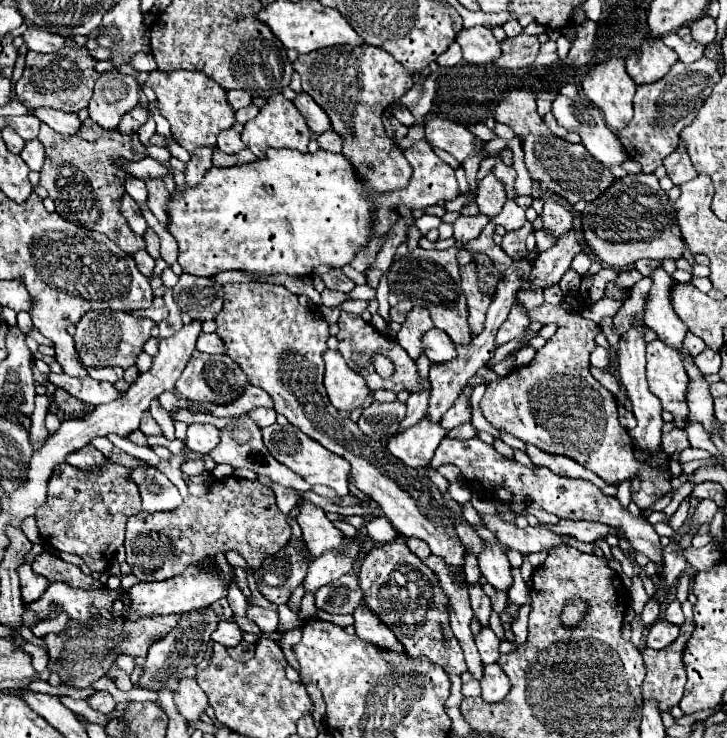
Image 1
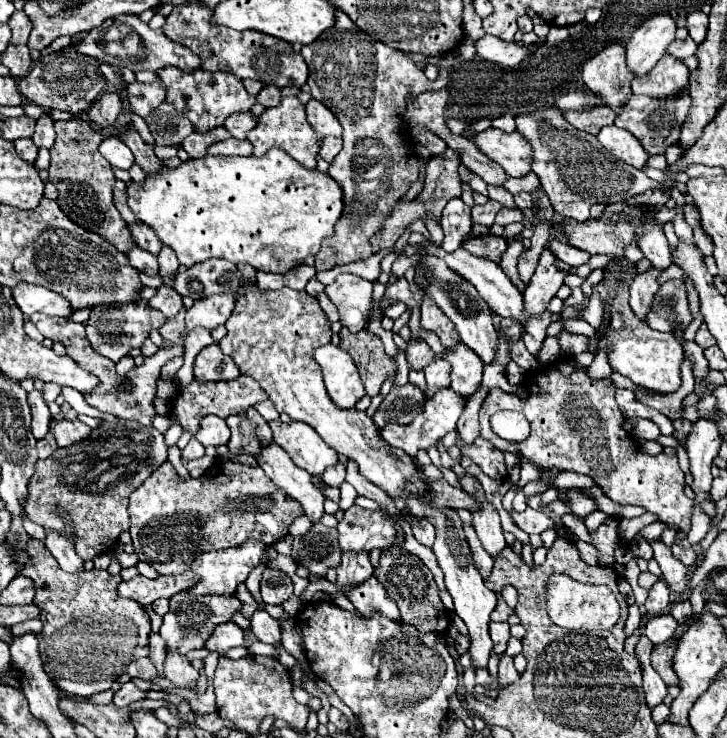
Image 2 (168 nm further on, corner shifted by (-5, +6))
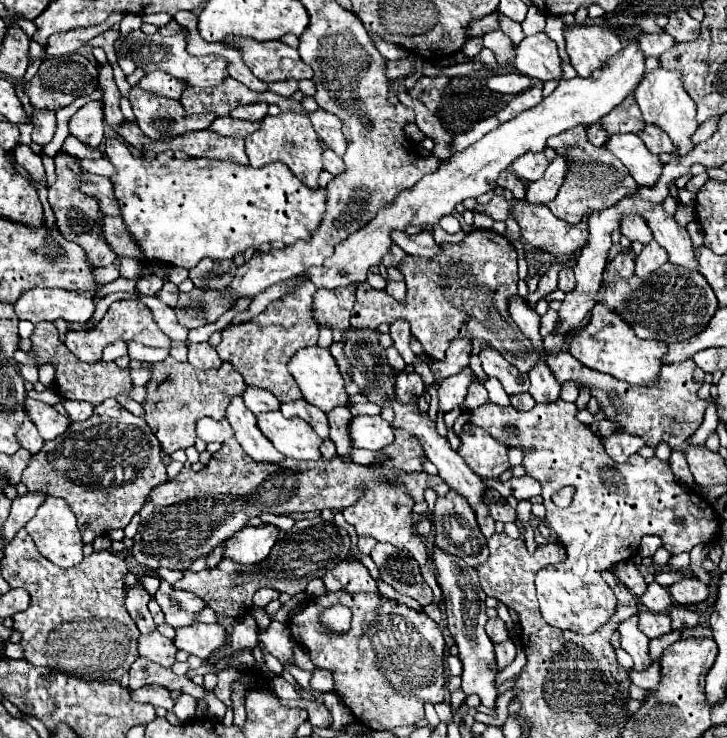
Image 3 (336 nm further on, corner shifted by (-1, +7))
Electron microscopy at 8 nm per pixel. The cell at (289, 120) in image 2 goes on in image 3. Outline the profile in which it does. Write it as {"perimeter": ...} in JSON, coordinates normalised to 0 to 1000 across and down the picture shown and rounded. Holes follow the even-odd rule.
{"perimeter":[[[387,150],[384,156],[367,156],[351,180],[337,186],[337,202],[343,210],[343,224],[362,226],[376,218],[389,218],[422,253],[436,253],[436,237],[444,229],[442,221],[442,194],[420,153]]]}

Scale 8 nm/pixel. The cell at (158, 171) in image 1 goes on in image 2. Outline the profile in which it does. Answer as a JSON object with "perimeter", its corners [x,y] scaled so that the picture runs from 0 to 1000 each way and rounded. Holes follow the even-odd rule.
{"perimeter":[[[144,187],[139,195],[136,195],[136,206],[139,211],[158,228],[166,228],[166,230],[177,230],[183,225],[183,209],[177,209],[177,201],[164,190],[164,187]]]}

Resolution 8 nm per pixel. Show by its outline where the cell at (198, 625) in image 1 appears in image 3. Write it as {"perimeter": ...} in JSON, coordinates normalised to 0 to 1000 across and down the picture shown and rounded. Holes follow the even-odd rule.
{"perimeter":[[[220,785],[213,814],[227,831],[227,844],[232,844],[241,852],[268,847],[271,831],[276,831],[285,822],[282,814],[276,814],[276,809],[268,809],[257,801],[241,801],[227,785]]]}

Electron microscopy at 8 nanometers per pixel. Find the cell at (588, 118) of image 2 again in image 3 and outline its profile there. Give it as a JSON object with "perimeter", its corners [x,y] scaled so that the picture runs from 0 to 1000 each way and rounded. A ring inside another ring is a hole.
{"perimeter":[[[871,129],[860,131],[860,137],[854,142],[849,142],[849,148],[843,148],[840,153],[835,153],[827,161],[827,172],[835,180],[876,180],[884,172],[884,159],[882,150],[871,134]]]}

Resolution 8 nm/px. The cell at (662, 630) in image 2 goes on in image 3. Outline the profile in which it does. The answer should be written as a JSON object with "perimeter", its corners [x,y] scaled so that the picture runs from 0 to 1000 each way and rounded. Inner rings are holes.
{"perimeter":[[[882,828],[879,831],[879,852],[893,863],[909,863],[915,858],[923,855],[923,841],[917,831],[893,831],[893,828]]]}

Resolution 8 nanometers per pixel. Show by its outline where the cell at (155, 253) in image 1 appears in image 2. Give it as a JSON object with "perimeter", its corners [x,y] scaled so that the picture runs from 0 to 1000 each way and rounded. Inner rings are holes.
{"perimeter":[[[191,301],[191,304],[177,306],[177,314],[180,314],[183,328],[186,328],[191,336],[197,336],[197,339],[213,344],[213,347],[219,344],[219,339],[221,339],[221,328],[216,325],[213,314],[210,314],[205,306],[197,306],[197,304]]]}

